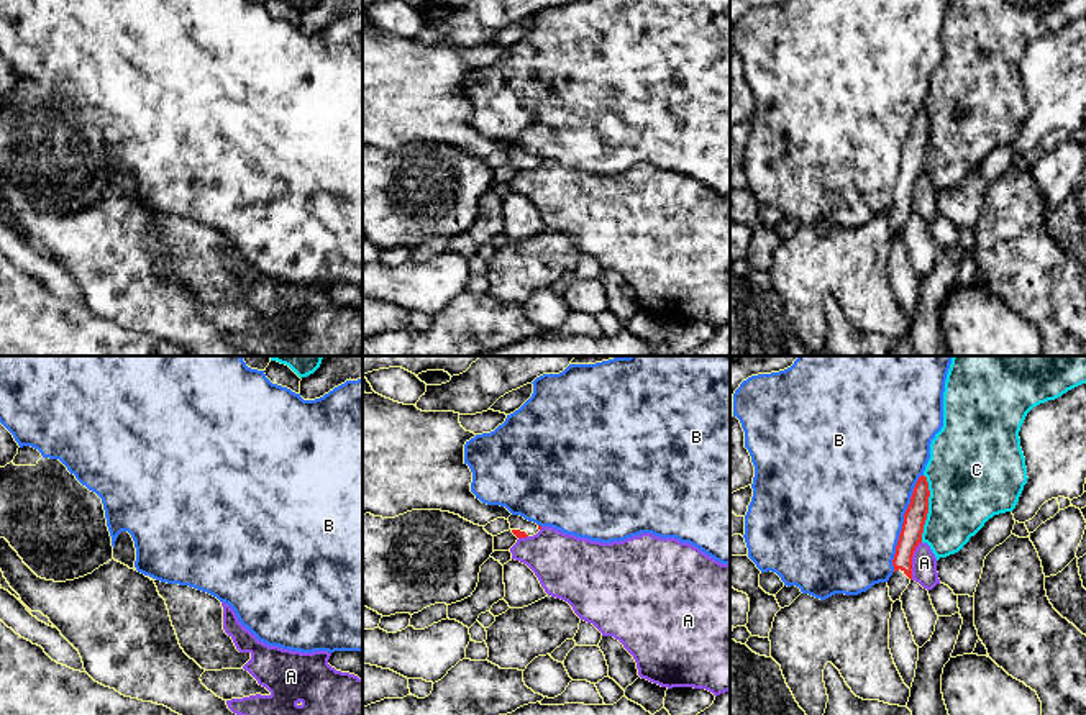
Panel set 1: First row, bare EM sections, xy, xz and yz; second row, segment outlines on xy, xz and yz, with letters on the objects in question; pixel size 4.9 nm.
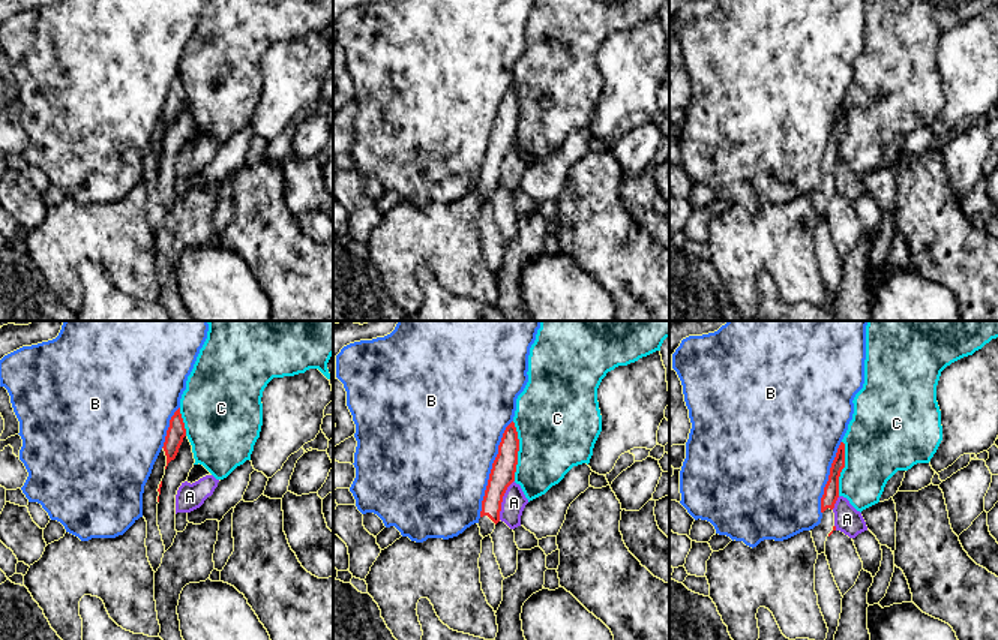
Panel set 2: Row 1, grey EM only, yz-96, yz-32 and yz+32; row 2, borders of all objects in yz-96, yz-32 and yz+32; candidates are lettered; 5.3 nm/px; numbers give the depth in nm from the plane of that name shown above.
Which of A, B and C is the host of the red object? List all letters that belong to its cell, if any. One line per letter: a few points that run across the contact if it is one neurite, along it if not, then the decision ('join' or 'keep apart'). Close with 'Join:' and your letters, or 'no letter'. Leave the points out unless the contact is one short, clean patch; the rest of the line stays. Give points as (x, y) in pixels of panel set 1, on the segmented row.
A: yz (921, 541), (912, 556), (911, 579) | keep apart
B: keep apart
C: keep apart
Join: no letter

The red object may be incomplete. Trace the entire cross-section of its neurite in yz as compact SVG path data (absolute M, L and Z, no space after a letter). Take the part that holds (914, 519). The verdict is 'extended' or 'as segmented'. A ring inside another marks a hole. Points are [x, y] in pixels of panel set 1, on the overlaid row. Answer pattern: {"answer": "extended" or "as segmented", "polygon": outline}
{"answer": "extended", "polygon": "M920 476L904 513L904 523L892 559L894 572L888 581L892 602L901 599L912 581L912 556L915 548L922 543L924 525L929 513L929 497L927 477Z"}

